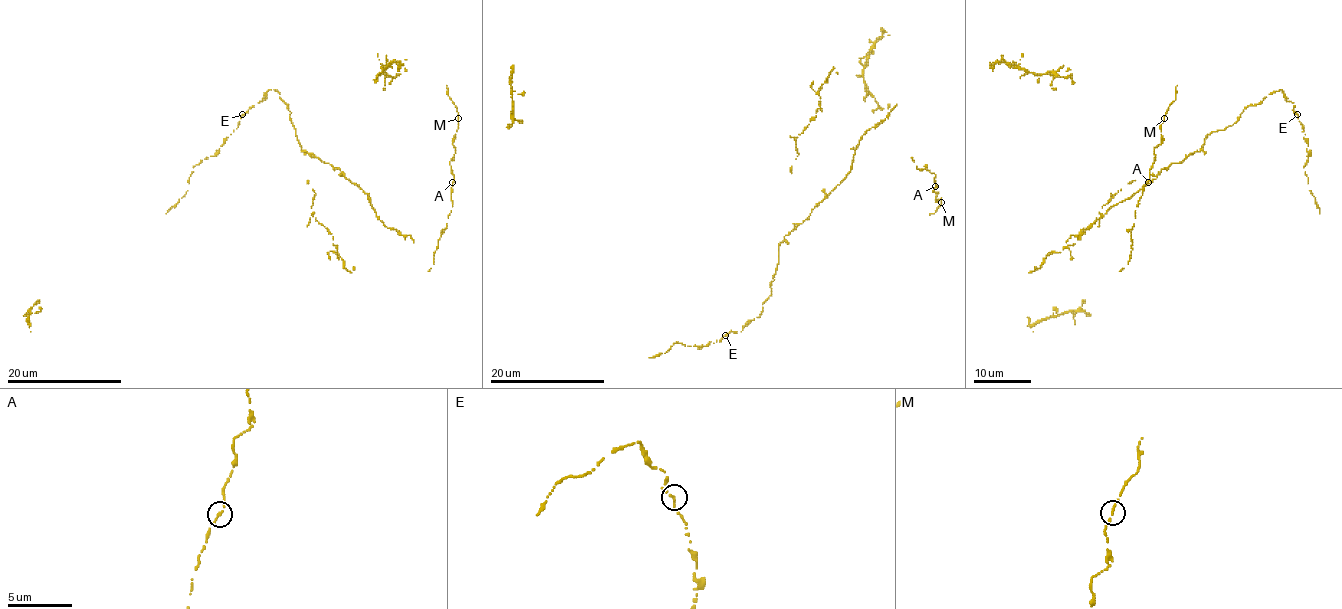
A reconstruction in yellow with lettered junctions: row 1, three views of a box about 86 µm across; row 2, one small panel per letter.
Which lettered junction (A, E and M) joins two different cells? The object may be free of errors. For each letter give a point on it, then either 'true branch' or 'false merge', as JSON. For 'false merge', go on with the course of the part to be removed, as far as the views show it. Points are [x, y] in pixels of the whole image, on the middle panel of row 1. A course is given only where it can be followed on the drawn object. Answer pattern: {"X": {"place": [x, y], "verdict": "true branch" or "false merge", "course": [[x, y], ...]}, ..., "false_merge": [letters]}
{"A": {"place": [935, 186], "verdict": "true branch"}, "E": {"place": [725, 335], "verdict": "true branch"}, "M": {"place": [941, 202], "verdict": "true branch"}, "false_merge": []}

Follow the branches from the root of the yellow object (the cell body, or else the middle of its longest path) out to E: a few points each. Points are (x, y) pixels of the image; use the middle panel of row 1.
E: (852, 163), (846, 177), (784, 236), (778, 246), (771, 294), (760, 316), (741, 331), (725, 336)

